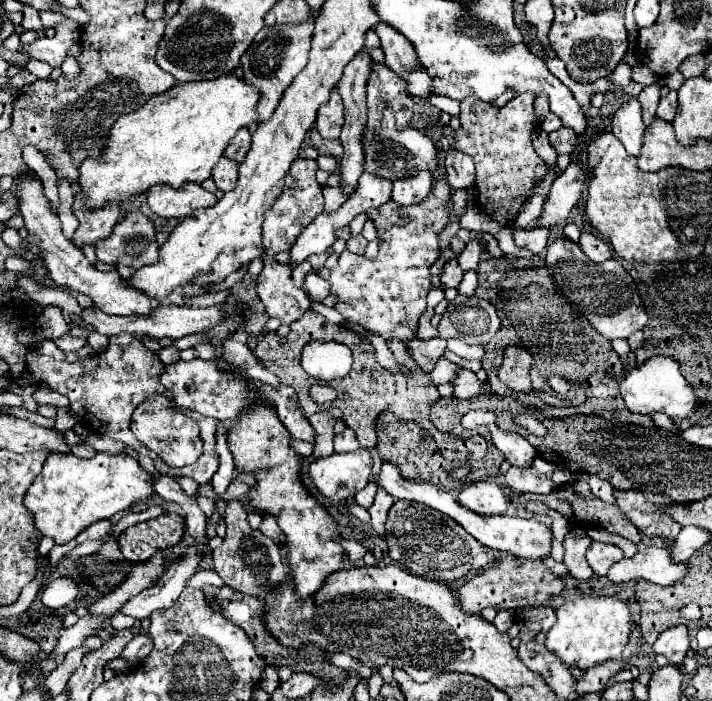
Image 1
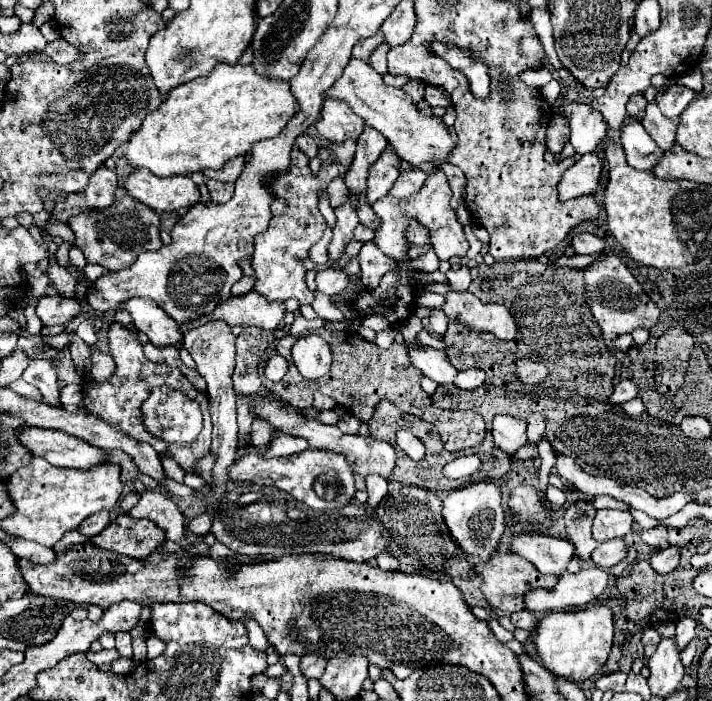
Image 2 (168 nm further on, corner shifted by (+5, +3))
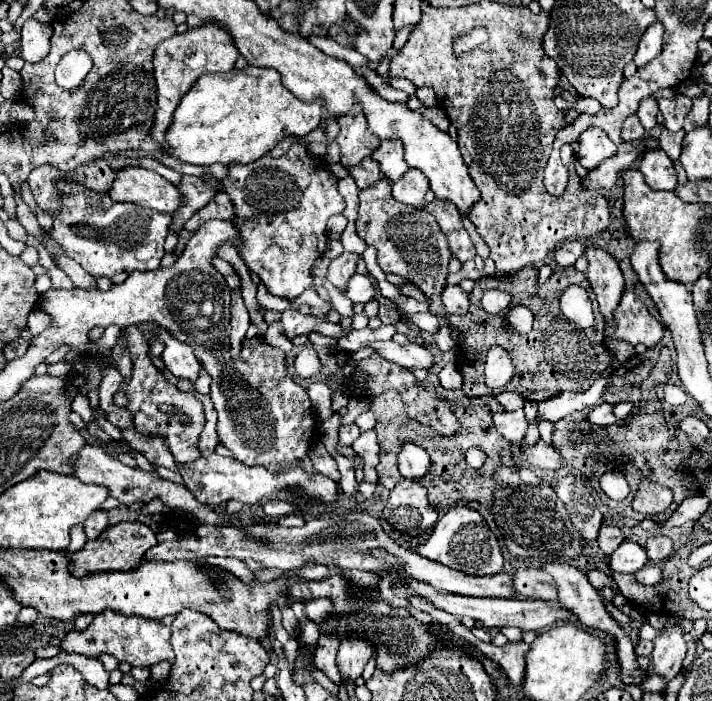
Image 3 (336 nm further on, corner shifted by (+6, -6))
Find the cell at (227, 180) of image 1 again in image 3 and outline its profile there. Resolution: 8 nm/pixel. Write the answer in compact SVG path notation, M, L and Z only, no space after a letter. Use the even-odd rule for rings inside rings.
M220 191L220 193L216 193L216 197L214 197L206 207L202 207L198 213L194 213L194 215L186 221L184 229L196 231L202 223L206 223L206 221L210 221L210 219L230 219L230 217L234 217L232 201L228 199L228 193L226 193L226 191Z

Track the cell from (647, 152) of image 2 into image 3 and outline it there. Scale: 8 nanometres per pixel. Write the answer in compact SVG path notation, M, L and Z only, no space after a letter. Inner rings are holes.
M644 151L640 157L638 169L642 171L646 183L652 189L668 189L672 191L676 187L676 171L672 167L672 159L662 151Z

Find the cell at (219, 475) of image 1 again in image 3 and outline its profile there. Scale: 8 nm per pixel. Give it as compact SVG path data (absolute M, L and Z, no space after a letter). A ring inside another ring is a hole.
M232 291L232 305L230 305L230 357L236 359L242 347L242 339L250 327L250 317L244 307L240 291Z

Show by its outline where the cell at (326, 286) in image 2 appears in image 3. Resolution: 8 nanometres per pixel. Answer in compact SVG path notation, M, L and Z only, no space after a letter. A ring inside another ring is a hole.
M352 275L352 279L348 281L348 287L344 291L344 295L354 301L354 303L368 303L374 299L374 287L370 283L368 277L364 275Z

